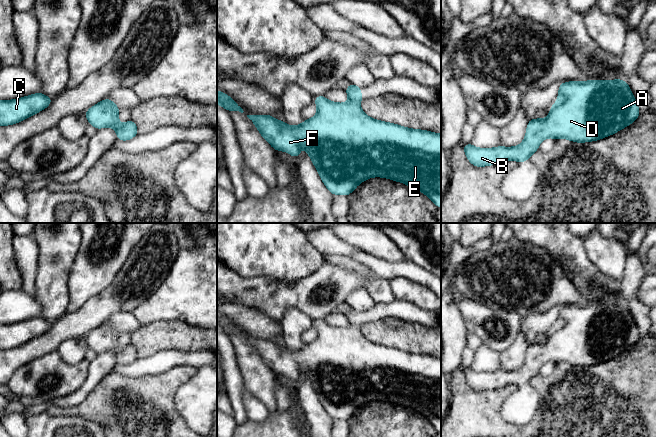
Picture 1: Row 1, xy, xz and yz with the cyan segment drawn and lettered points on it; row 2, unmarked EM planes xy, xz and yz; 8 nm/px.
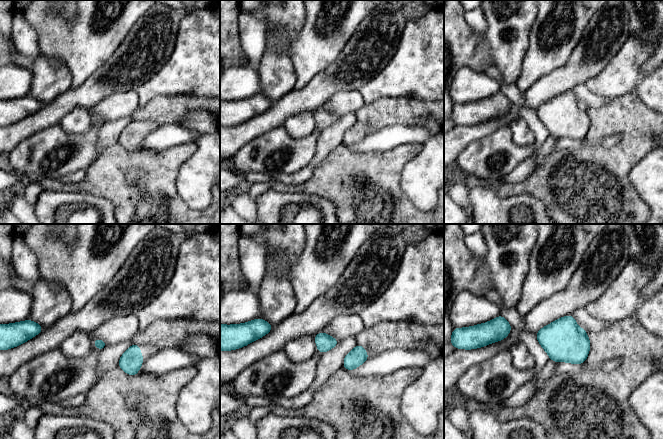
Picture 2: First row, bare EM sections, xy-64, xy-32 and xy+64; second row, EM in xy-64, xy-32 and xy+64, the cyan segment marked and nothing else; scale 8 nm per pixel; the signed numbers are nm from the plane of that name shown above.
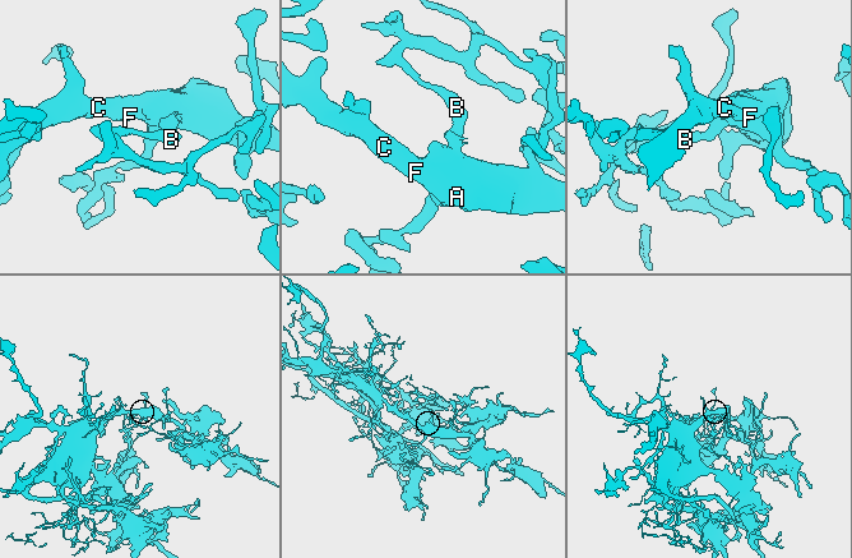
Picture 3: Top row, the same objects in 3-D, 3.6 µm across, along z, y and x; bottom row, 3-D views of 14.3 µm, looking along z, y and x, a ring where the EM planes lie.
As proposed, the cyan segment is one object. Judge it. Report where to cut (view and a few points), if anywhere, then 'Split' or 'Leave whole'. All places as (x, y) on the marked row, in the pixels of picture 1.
No split. Leave whole

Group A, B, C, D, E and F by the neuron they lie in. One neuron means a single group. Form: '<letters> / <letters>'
A B C D E F

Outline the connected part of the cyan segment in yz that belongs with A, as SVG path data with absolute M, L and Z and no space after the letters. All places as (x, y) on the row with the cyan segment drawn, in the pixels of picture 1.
M578 80L559 84L558 100L551 106L546 119L530 119L526 135L521 144L514 147L477 148L471 143L463 145L468 161L475 167L502 164L509 160L523 163L539 150L543 139L568 139L584 143L597 141L613 135L629 126L640 116L639 107L626 81L616 80Z

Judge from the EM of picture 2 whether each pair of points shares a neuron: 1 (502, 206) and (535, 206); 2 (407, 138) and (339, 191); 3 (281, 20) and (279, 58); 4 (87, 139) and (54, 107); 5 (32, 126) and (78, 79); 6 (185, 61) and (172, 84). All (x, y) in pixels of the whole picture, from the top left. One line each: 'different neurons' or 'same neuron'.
1: same neuron
2: different neurons
3: same neuron
4: different neurons
5: different neurons
6: same neuron

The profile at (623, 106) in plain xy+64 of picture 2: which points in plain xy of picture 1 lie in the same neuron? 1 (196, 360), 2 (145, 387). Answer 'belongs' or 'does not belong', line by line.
1: does not belong
2: belongs

